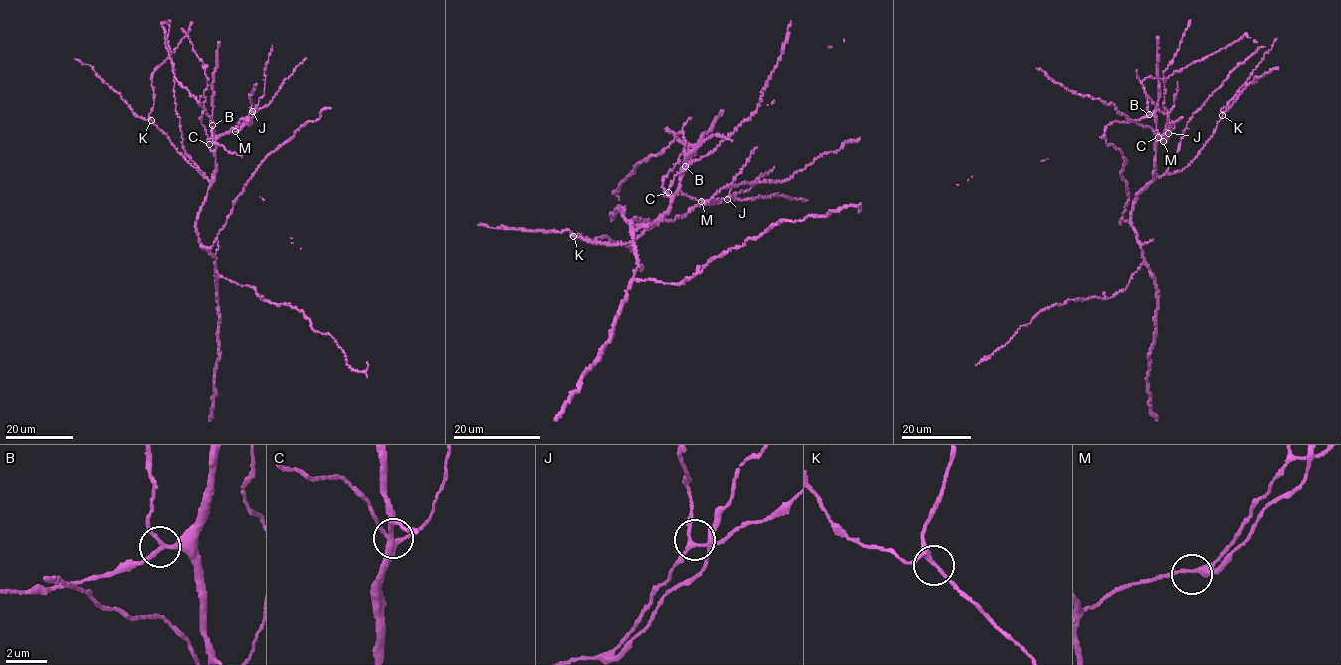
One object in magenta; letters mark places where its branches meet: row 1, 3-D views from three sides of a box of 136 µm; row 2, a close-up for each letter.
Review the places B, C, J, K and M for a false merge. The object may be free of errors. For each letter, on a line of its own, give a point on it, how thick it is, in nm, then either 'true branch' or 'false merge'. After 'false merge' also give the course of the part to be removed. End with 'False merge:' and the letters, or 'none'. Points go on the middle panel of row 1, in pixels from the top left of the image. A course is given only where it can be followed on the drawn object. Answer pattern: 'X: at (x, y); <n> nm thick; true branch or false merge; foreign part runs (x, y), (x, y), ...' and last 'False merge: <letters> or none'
B: at (685, 166); 200 nm thick; true branch
C: at (668, 192); 200 nm thick; true branch
J: at (727, 199); 160 nm thick; true branch
K: at (573, 236); 200 nm thick; true branch
M: at (701, 201); 200 nm thick; true branch
False merge: none

